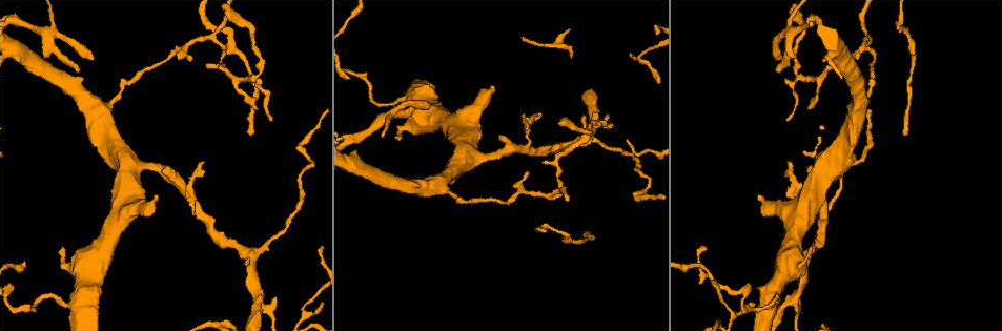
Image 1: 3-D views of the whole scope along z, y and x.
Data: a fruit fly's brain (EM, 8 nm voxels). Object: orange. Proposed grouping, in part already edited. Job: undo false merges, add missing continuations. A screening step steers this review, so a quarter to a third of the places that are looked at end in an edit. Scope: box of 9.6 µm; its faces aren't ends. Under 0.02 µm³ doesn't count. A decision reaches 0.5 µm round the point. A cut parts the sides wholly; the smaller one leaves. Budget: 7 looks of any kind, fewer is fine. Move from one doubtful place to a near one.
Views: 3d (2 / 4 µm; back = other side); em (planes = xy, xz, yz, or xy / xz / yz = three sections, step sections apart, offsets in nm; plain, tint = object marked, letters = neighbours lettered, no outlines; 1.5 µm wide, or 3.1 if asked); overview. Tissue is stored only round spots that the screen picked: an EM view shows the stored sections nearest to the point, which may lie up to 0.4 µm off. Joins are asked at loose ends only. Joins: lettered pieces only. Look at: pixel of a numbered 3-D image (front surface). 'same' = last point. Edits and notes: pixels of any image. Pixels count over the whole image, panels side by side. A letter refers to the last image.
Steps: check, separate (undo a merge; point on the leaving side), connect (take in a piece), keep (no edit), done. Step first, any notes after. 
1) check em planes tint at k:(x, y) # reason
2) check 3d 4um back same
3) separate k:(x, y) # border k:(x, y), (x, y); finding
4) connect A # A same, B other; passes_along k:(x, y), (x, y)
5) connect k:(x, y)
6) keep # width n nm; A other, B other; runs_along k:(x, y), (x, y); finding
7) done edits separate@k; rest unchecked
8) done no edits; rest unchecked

check 3d 4um at 1:(249, 132) # free end

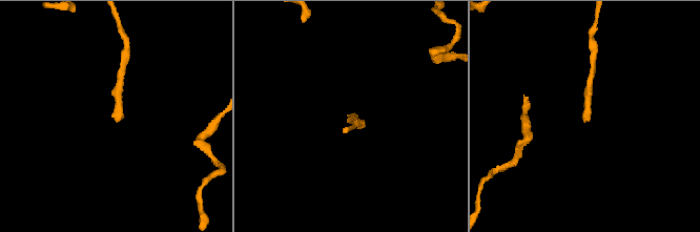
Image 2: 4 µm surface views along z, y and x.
check em xy step 4 letters at 2:(355, 116)

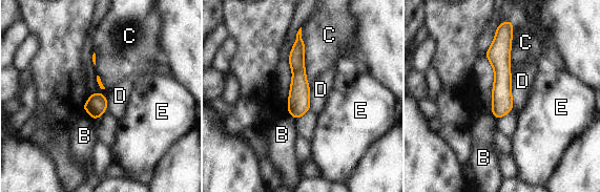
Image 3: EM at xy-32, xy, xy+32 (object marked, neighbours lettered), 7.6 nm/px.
check em planes letters same

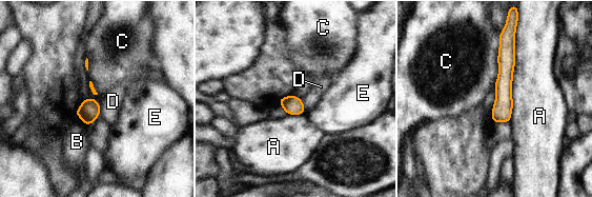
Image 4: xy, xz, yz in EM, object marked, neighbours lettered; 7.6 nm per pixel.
keep # longest_contact A 700 nm; A other, B other, C other, D other, E other; border 4:(301, 99), (306, 112); none of them fits

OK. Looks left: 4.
check 3d 2um at 1:(785, 119) # tapers out

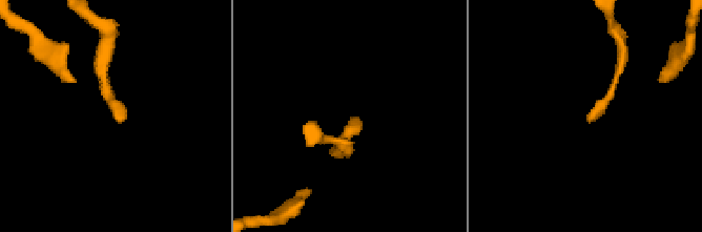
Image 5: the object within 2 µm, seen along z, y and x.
check em planes letters at 5:(119, 122) # need the tissue

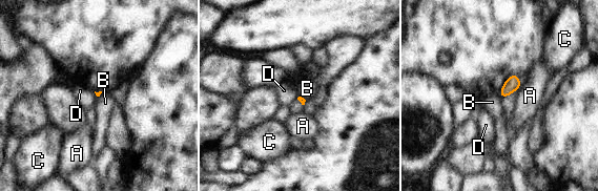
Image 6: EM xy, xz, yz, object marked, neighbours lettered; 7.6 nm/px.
keep # A other, B other, C other, D other; border 6:(498, 93), (501, 98); none of them fits

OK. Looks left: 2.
done no edits; rest unchecked

